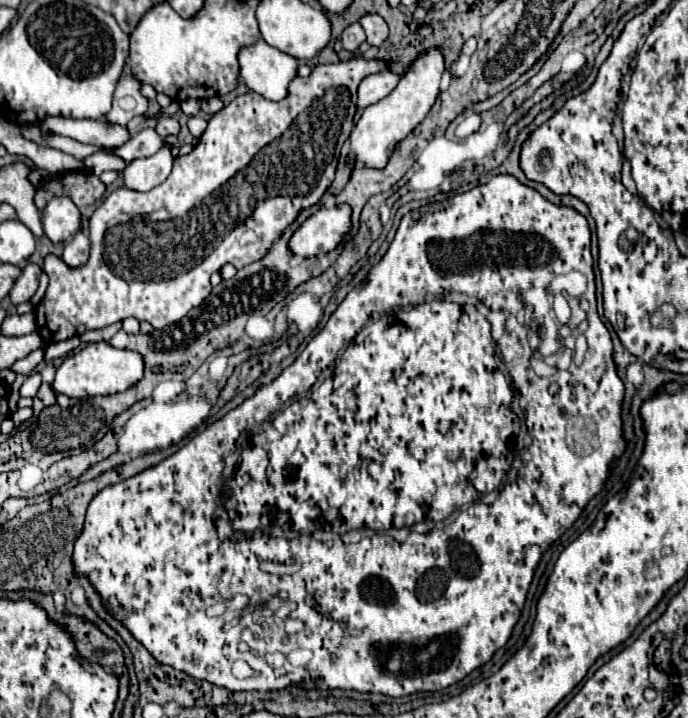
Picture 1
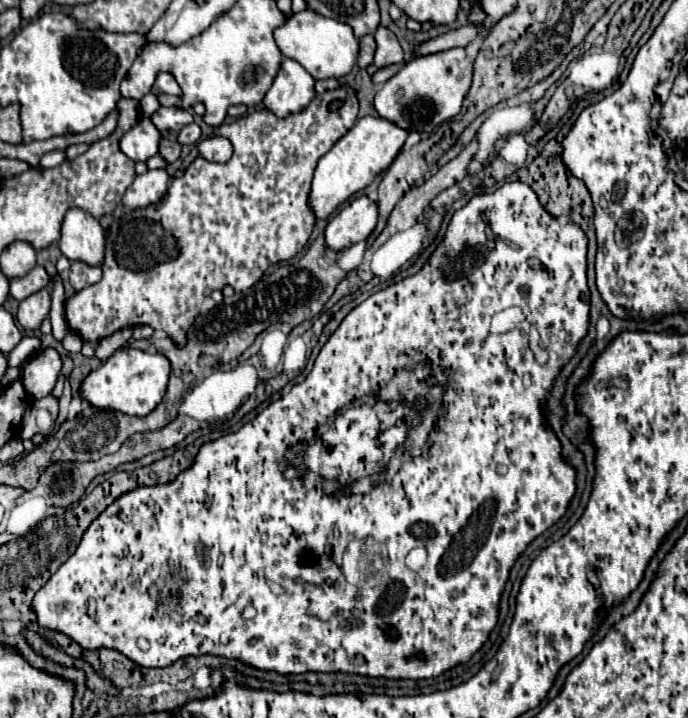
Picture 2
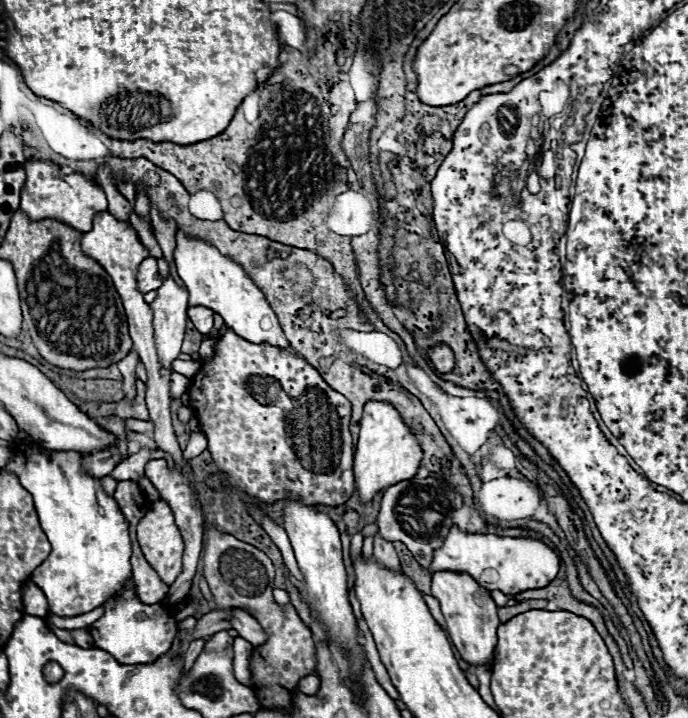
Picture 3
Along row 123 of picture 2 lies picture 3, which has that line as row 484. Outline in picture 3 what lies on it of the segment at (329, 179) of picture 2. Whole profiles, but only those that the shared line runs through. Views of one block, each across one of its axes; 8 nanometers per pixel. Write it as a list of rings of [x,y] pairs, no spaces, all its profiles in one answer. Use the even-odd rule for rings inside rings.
[[[384,400],[366,402],[360,420],[360,438],[354,454],[354,478],[362,502],[370,502],[376,492],[400,480],[410,480],[412,476],[416,476],[420,460],[422,460],[422,448],[412,430],[404,424],[398,410]]]

